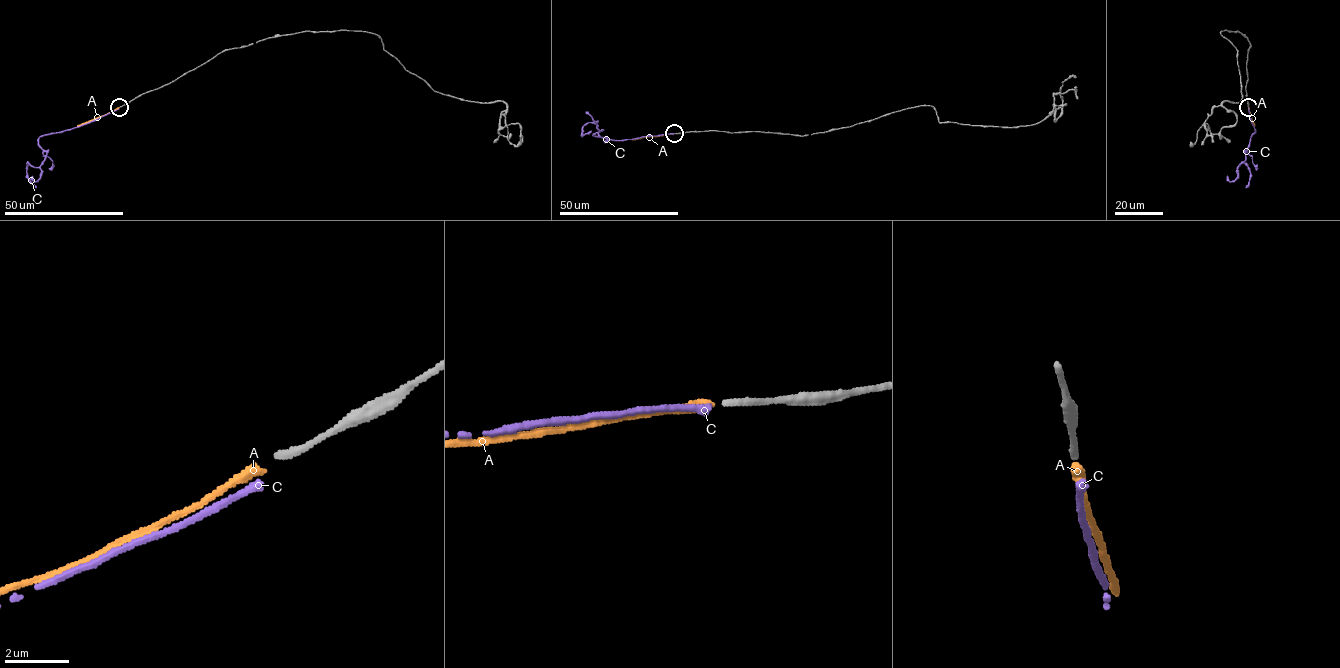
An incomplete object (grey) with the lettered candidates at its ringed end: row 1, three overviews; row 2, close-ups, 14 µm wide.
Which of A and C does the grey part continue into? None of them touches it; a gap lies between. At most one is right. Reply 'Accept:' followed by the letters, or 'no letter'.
Accept: A

